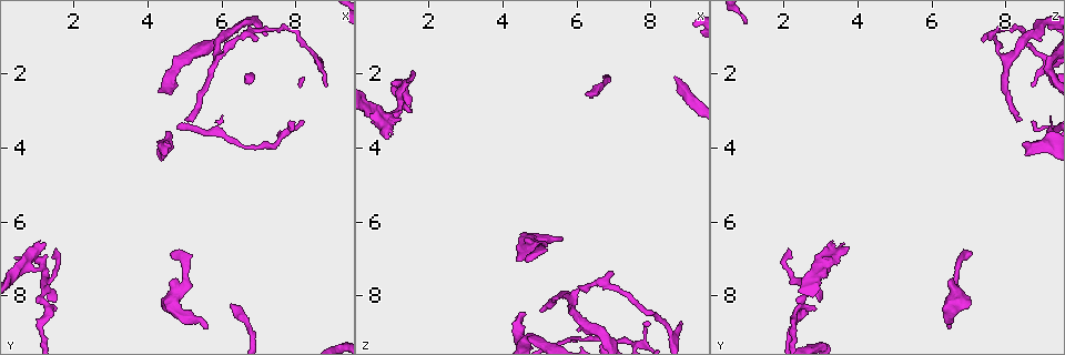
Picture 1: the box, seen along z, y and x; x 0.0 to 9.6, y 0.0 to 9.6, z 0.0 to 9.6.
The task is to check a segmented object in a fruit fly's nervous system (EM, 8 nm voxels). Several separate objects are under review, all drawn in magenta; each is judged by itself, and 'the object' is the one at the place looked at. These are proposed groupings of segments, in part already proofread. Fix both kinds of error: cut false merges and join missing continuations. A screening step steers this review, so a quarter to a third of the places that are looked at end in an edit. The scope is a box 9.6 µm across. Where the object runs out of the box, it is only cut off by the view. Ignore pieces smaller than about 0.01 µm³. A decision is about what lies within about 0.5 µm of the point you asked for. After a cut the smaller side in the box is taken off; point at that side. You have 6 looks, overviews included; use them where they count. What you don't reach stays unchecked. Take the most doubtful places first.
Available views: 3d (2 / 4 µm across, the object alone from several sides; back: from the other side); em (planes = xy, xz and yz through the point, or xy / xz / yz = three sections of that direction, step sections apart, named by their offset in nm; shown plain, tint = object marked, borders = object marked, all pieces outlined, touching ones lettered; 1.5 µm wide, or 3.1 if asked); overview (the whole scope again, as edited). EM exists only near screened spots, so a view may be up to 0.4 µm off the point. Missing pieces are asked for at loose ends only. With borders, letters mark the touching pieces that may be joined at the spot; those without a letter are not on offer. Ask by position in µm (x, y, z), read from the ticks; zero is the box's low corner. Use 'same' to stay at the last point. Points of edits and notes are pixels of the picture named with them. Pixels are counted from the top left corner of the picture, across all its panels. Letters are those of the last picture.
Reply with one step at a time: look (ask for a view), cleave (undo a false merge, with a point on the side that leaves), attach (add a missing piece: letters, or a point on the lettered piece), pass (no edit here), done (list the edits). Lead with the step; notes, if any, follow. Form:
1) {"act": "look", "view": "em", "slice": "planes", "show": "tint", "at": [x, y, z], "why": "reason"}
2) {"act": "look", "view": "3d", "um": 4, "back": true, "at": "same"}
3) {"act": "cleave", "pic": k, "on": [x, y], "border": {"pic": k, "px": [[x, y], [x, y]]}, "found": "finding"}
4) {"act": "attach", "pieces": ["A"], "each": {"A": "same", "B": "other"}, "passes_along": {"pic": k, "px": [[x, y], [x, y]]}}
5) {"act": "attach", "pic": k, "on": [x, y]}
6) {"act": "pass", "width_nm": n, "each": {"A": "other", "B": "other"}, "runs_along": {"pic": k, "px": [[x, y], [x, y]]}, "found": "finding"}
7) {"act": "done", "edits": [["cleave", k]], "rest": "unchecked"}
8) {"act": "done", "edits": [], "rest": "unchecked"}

{"act": "look", "view": "3d", "um": 2, "back": true, "at": [4.65, 6.90, 7.10], "why": "branch stops here"}

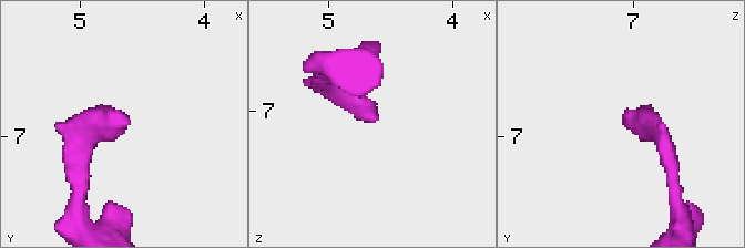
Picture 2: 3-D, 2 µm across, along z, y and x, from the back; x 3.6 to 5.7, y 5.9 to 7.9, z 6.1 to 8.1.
{"act": "look", "view": "em", "slice": "xz", "step": 8, "show": "borders", "at": [4.64, 6.90, 7.08], "why": "now the EM"}

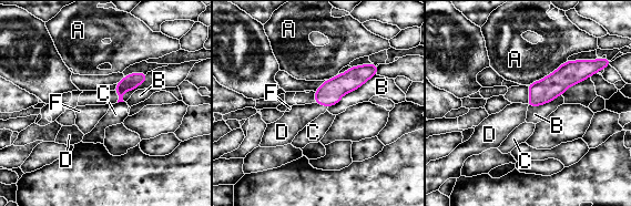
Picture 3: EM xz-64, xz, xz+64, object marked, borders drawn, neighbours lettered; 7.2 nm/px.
{"act": "attach", "pieces": ["D"], "each": {"A": "other", "B": "other", "C": "other", "D": "same", "F": "other"}, "passes_along": {"pic": 3, "px": [[329, 93], [322, 104], [294, 121]]}, "found": "it goes on there"}

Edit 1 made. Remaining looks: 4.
{"act": "look", "view": "3d", "um": 4, "at": [8.85, 2.40, 8.70], "why": "free end"}

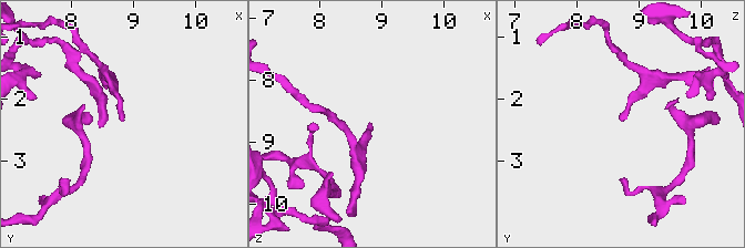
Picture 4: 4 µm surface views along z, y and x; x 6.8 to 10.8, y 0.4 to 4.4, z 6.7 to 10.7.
{"act": "look", "view": "em", "slice": "planes", "show": "tint", "at": [8.80, 2.35, 8.70], "why": "shape alone is not enough"}

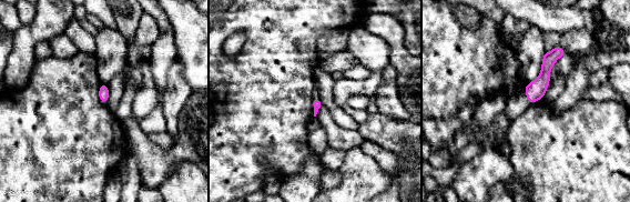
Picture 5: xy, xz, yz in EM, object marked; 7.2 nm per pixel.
{"act": "look", "view": "em", "slice": "planes", "show": "borders", "at": "same", "why": "see the neighbours"}

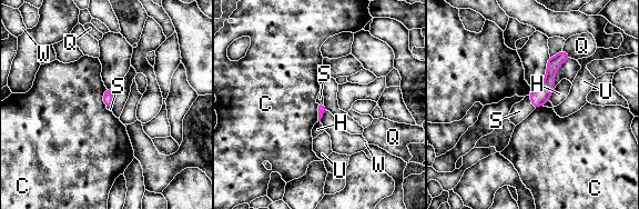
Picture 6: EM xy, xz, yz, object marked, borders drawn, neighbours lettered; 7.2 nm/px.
{"act": "attach", "pieces": ["S"], "each": {"C": "other", "H": "other", "Q": "other", "S": "same", "U": "other", "W": "other"}, "passes_along": {"pic": 6, "px": [[539, 96], [531, 101], [519, 111]]}, "found": "the neuron continues"}

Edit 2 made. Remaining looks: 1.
{"act": "done", "edits": [["attach", 3], ["attach", 6]], "rest": "unchecked"}

